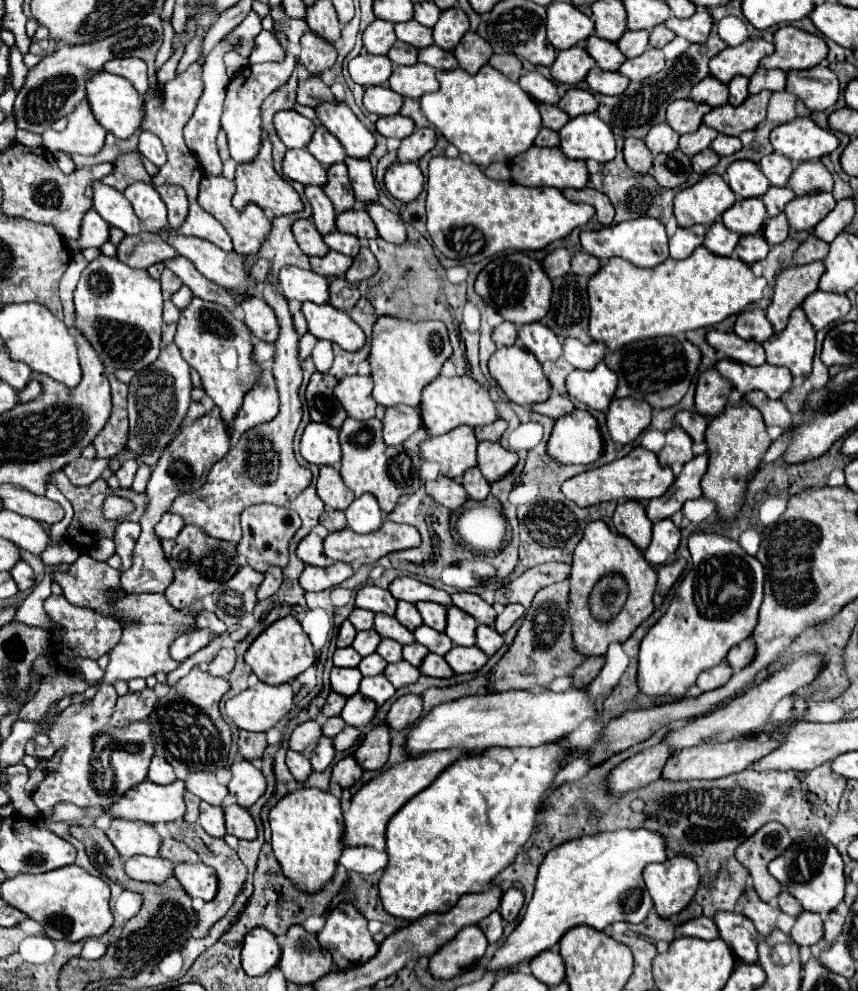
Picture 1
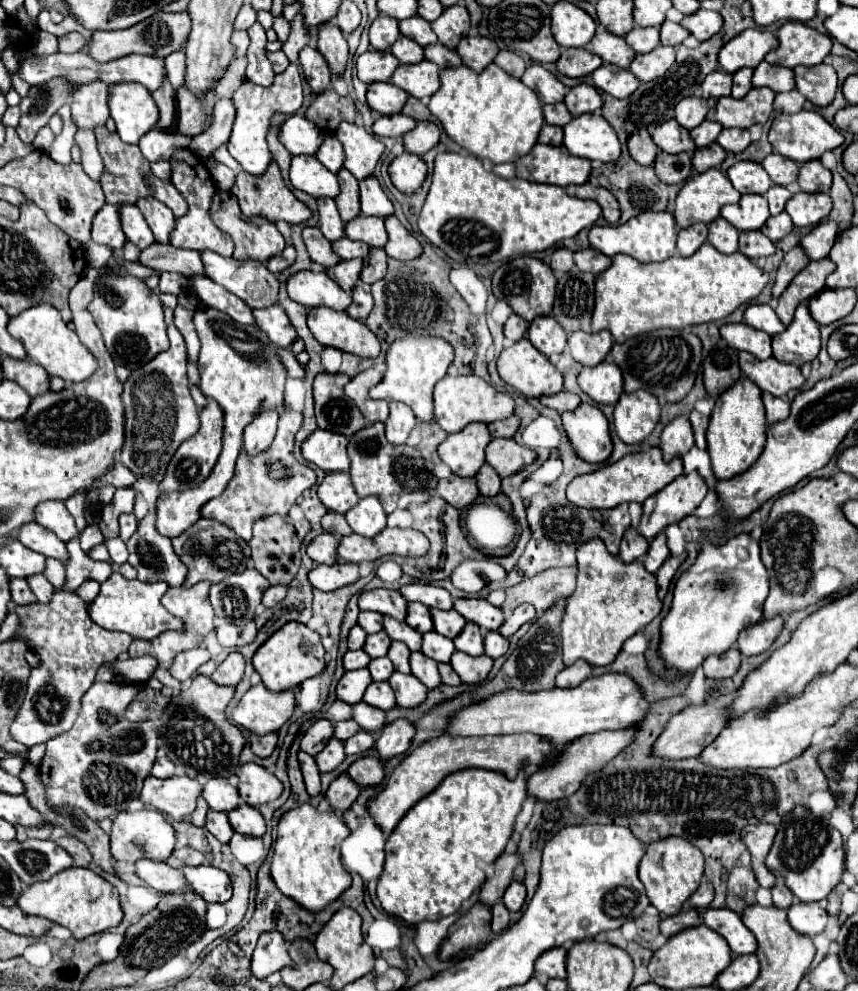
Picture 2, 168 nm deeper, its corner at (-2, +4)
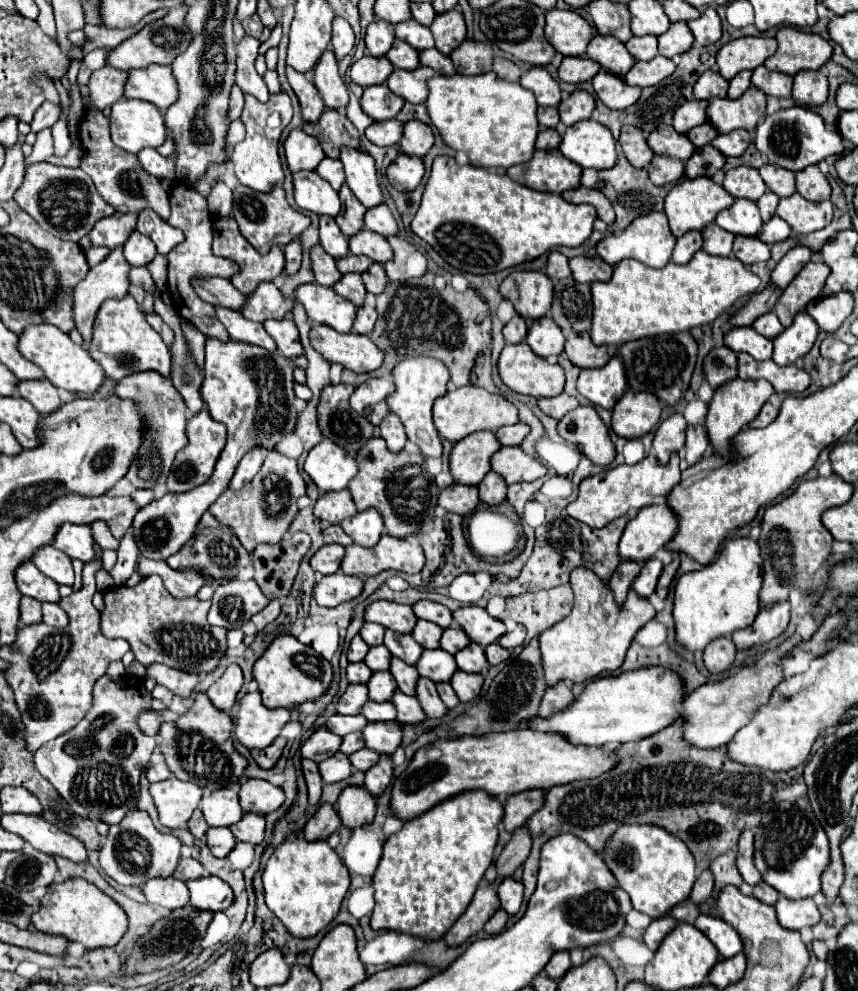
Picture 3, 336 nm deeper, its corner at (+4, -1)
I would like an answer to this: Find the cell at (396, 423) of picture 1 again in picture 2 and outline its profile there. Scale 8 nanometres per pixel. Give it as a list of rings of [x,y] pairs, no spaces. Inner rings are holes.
[[[390,402],[390,416],[386,420],[386,438],[390,444],[406,444],[410,430],[416,426],[416,416],[402,402]]]

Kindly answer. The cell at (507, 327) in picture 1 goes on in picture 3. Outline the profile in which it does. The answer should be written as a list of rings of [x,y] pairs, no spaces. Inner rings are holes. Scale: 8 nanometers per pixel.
[[[514,315],[514,317],[504,325],[502,333],[504,333],[506,343],[520,343],[520,341],[524,341],[524,337],[526,337],[526,333],[528,333],[528,323],[526,323],[520,315]]]

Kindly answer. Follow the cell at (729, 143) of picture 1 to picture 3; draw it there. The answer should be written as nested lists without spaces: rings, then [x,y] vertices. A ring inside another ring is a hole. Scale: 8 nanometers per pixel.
[[[736,129],[736,131],[728,133],[728,135],[718,135],[718,137],[712,141],[712,145],[714,145],[720,153],[724,153],[726,157],[738,157],[738,155],[742,155],[742,153],[746,151],[746,147],[750,145],[748,131]]]

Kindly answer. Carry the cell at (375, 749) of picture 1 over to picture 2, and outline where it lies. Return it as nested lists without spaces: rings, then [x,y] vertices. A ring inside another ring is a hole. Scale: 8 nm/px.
[[[360,758],[356,760],[350,770],[348,776],[358,784],[358,788],[370,788],[370,786],[378,786],[384,778],[384,766],[378,758]]]

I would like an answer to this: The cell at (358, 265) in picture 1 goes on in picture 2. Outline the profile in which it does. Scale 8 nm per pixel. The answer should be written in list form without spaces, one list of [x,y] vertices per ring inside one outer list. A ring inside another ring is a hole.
[[[372,248],[370,256],[364,260],[360,280],[366,284],[374,284],[374,282],[382,280],[386,276],[386,262],[388,262],[386,252],[382,248]]]

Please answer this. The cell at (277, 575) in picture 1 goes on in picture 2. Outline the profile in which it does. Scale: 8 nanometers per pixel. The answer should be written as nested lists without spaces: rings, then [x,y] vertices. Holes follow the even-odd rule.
[[[270,586],[264,592],[262,604],[264,604],[264,608],[274,608],[278,602],[284,600],[284,596],[286,596],[286,586]]]

